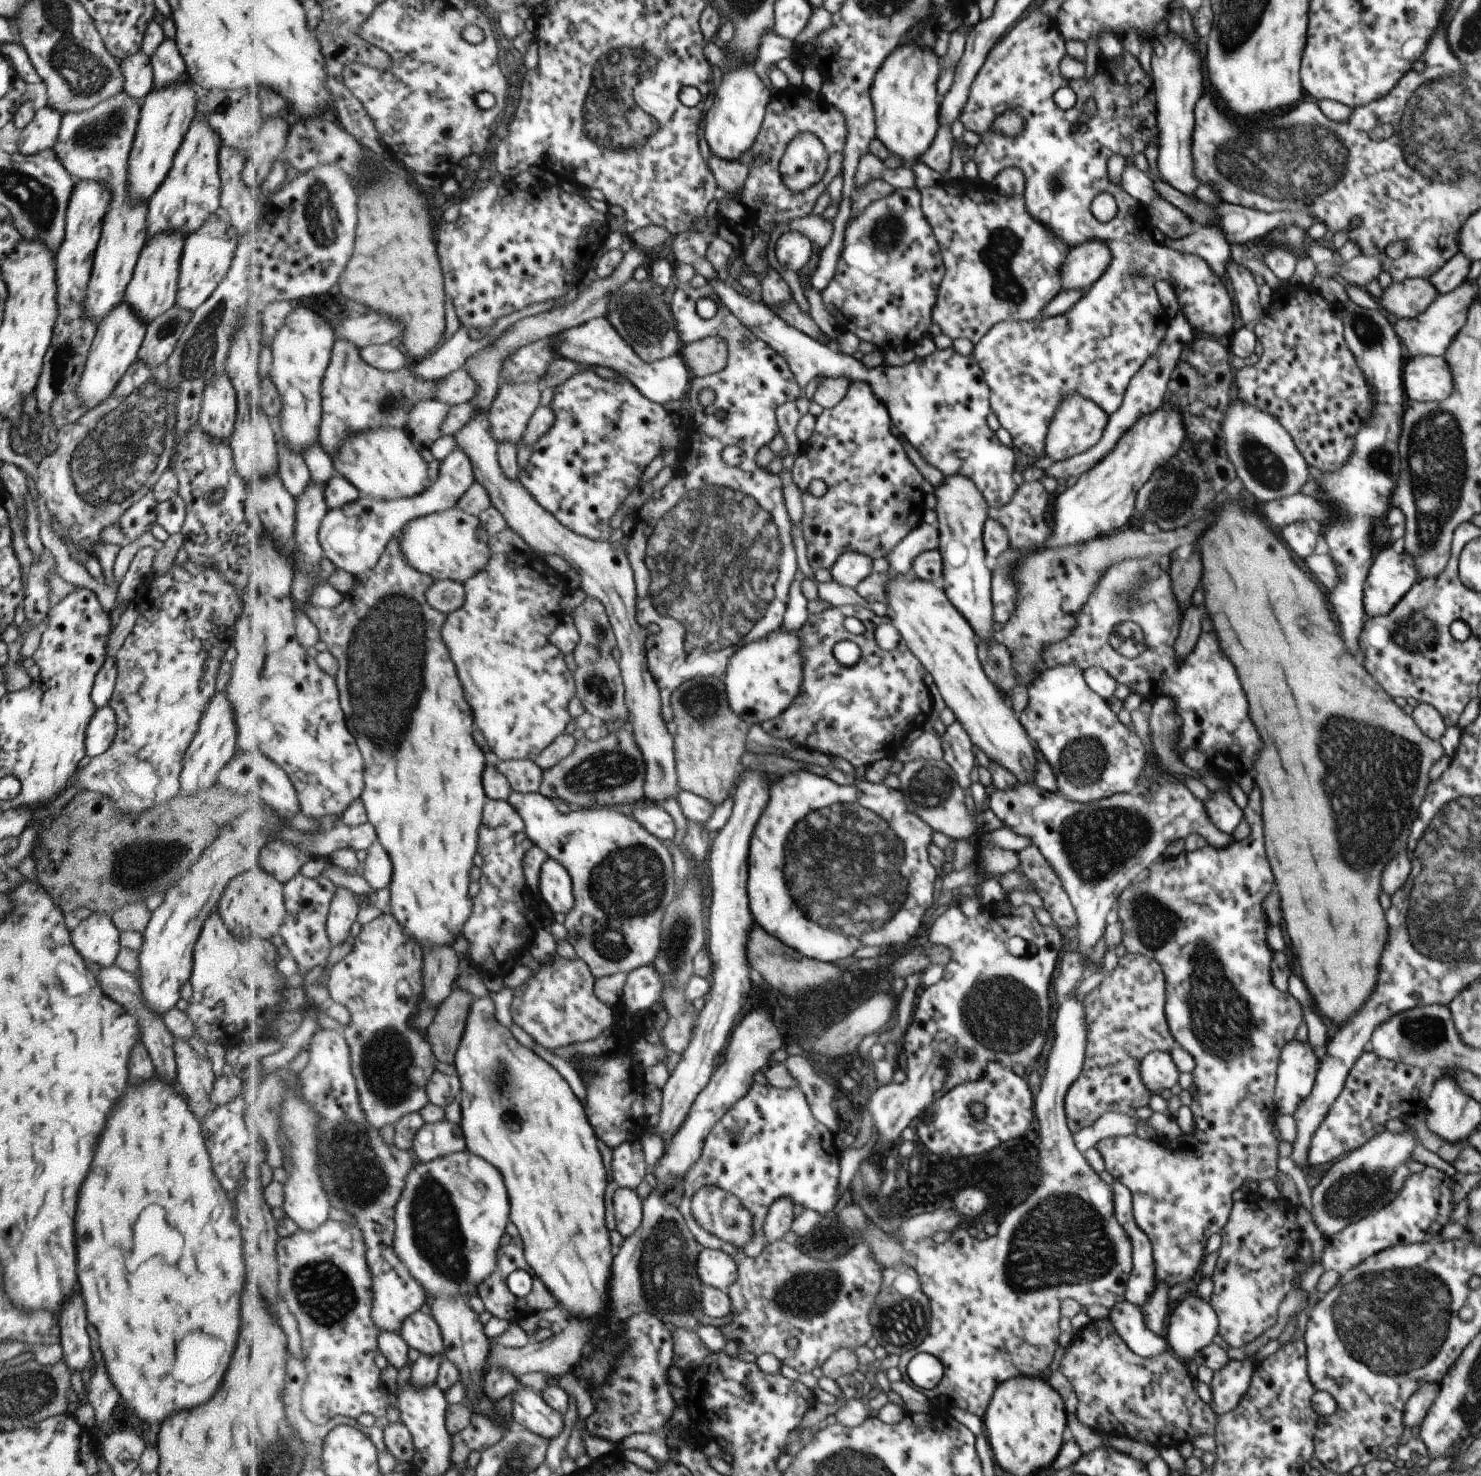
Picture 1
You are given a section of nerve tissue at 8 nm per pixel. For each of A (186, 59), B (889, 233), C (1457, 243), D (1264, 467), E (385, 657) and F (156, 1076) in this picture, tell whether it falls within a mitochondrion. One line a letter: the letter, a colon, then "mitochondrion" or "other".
A: other
B: mitochondrion
C: other
D: mitochondrion
E: mitochondrion
F: other

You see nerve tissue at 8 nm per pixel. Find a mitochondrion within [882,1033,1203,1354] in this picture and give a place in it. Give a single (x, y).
(1061, 1241)

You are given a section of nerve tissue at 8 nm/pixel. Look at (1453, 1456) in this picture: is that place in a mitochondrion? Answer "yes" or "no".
no

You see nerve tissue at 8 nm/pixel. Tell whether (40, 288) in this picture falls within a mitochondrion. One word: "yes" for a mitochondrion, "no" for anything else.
no

